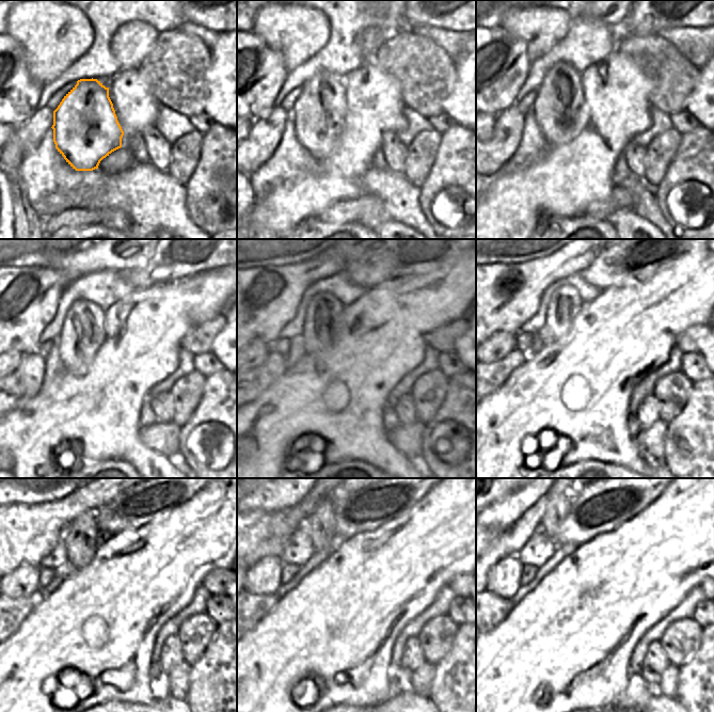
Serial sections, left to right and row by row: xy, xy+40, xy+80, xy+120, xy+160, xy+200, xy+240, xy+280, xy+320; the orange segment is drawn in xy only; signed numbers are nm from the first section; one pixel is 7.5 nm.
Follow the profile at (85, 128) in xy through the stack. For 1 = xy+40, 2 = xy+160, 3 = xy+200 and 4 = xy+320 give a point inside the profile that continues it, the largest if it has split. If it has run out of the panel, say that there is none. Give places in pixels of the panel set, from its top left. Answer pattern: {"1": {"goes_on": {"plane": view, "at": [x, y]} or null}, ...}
{"1": {"goes_on": {"plane": "xy+40", "at": [319, 112]}}, "2": {"goes_on": {"plane": "xy+160", "at": [323, 310]}}, "3": {"goes_on": {"plane": "xy+200", "at": [565, 303]}}, "4": {"goes_on": {"plane": "xy+320", "at": [559, 500]}}}

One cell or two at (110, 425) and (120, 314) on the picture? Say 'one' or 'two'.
one

